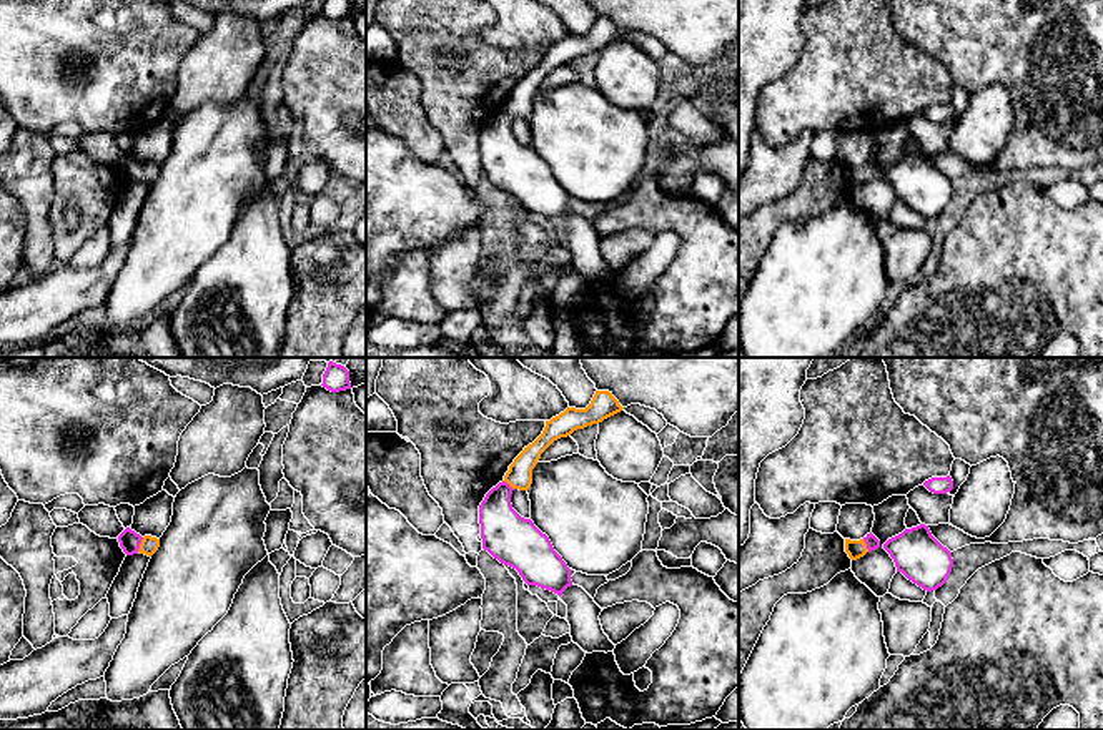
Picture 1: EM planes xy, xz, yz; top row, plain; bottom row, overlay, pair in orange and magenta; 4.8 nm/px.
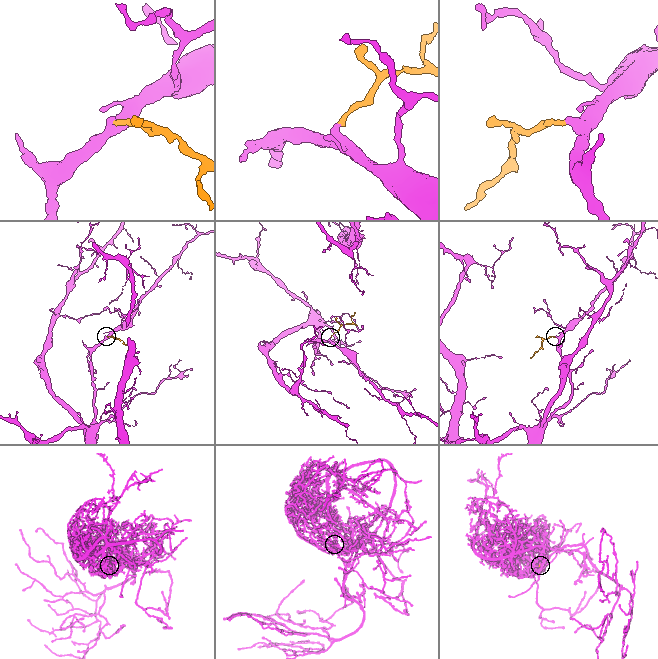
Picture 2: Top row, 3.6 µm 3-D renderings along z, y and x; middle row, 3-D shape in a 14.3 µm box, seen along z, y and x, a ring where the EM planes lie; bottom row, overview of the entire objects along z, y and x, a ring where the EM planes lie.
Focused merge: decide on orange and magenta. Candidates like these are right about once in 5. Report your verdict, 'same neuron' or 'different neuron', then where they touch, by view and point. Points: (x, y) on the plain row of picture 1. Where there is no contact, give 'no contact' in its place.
same neuron; meets orange in xy at (140, 172)

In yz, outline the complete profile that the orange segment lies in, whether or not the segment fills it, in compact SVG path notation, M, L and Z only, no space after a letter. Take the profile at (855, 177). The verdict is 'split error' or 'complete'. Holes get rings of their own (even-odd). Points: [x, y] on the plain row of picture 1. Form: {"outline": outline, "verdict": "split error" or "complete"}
{"outline": "M870 160L860 168L845 166L845 180L852 188L863 185L880 175L880 168Z", "verdict": "split error"}

